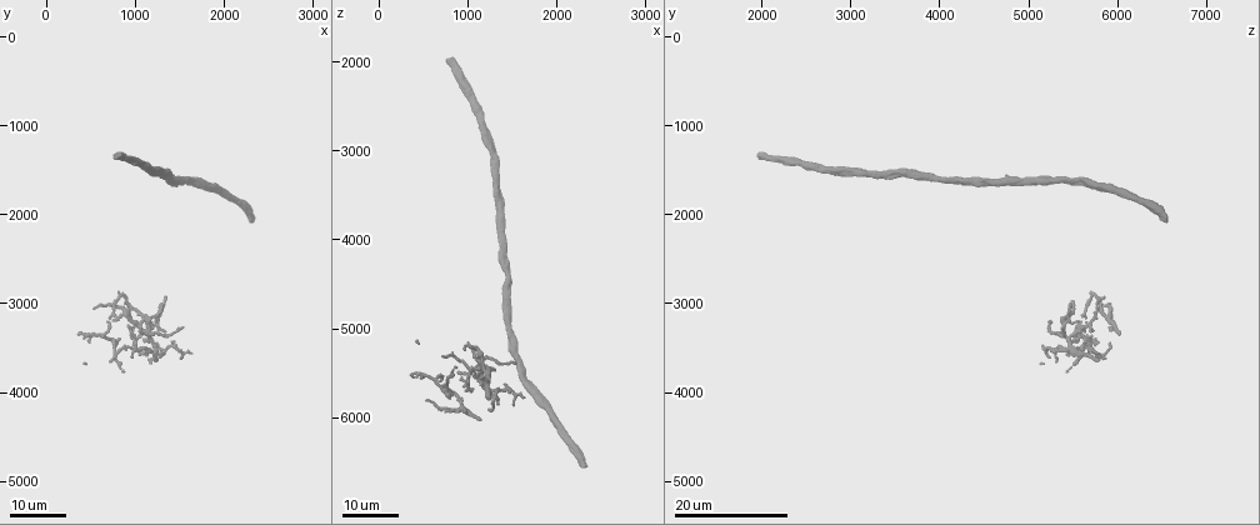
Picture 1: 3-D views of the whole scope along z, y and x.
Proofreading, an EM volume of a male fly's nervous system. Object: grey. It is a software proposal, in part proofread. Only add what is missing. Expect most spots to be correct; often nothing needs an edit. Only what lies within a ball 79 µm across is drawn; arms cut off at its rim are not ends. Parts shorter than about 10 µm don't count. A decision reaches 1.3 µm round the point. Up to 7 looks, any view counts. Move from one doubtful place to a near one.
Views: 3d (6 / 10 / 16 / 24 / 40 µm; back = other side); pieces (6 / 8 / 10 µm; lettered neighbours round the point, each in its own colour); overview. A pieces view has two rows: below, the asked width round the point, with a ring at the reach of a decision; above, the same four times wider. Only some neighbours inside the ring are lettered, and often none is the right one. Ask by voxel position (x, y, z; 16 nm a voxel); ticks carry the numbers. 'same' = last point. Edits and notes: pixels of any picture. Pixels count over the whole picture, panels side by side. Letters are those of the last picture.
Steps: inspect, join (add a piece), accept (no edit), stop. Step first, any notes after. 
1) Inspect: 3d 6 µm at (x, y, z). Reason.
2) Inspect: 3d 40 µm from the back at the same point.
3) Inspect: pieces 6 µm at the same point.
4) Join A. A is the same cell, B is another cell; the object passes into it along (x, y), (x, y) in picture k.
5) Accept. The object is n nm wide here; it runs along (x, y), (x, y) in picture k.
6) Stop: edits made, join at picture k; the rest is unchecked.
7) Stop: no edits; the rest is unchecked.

Inspect: 3d 24 µm at (1100, 3200, 5200). An open end.

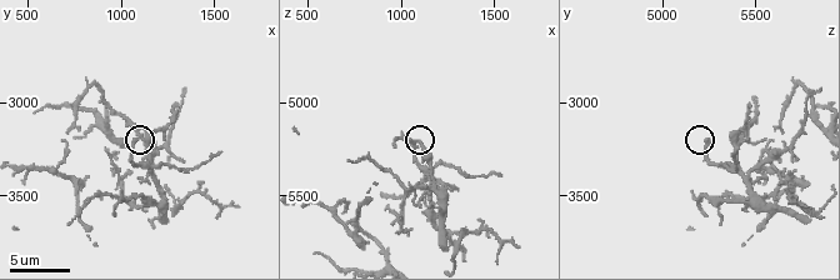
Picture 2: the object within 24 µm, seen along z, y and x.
Inspect: pieces 10 µm at (1080, 3200, 5240).

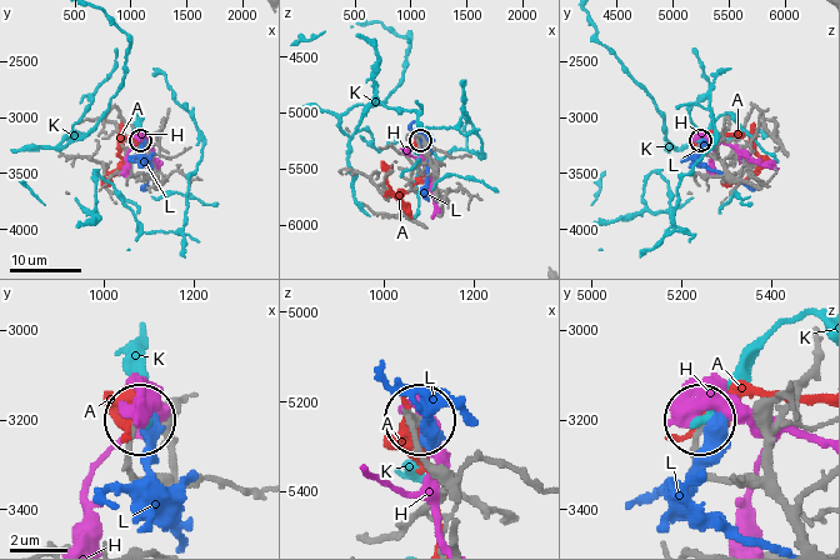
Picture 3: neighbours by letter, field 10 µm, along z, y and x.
Accept. The object is 240 nm wide here; A, H, K and L are other cells; no lettered piece goes on from it.

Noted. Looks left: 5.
Inspect: 3d 6 µm at (880, 2980, 5500). Thin end.

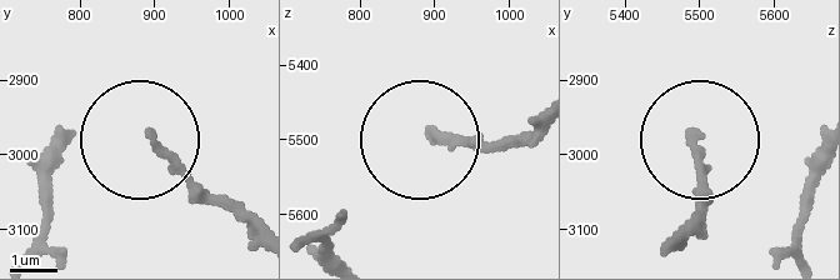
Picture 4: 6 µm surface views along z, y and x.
Inspect: pieces 6 µm at (900, 2980, 5495).

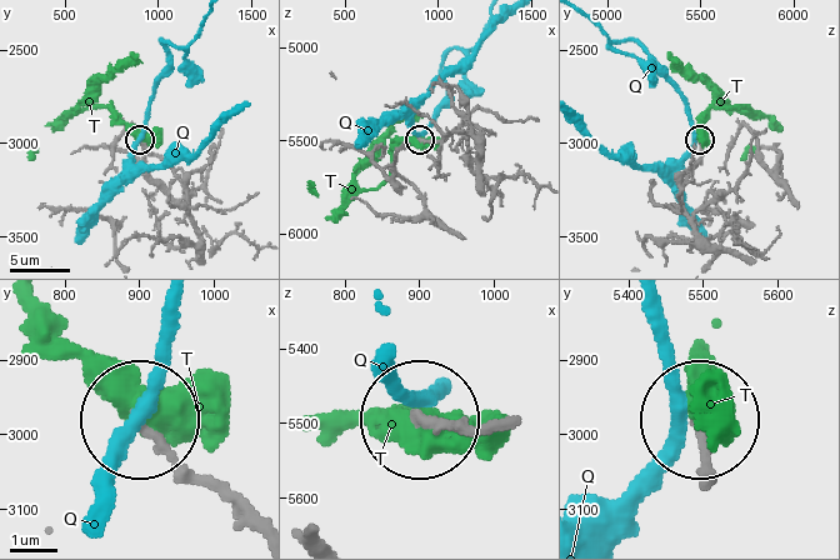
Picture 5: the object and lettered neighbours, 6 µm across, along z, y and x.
Accept. The object is 180 nm wide here; Q and T are other cells; it runs along (475, 425), (419, 425) in picture 5; none of them fits.

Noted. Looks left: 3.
Inspect: pieces 6 µm at (960, 3600, 5240). Thin end.

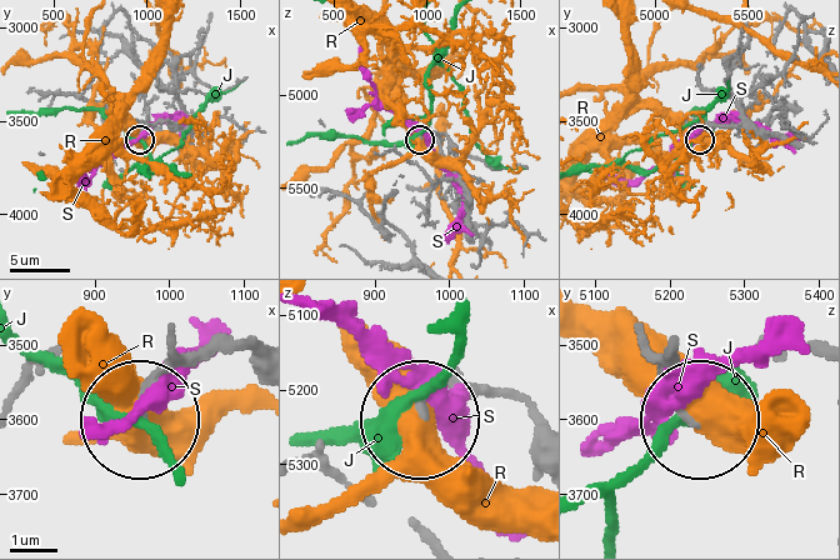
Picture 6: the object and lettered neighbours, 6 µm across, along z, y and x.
Accept. J, R and S are other cells; it runs along (258, 356), (221, 345), (174, 361), (138, 413) in picture 6; none of them fits.

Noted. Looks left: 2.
Stop: no edits; the rest is unchecked.

